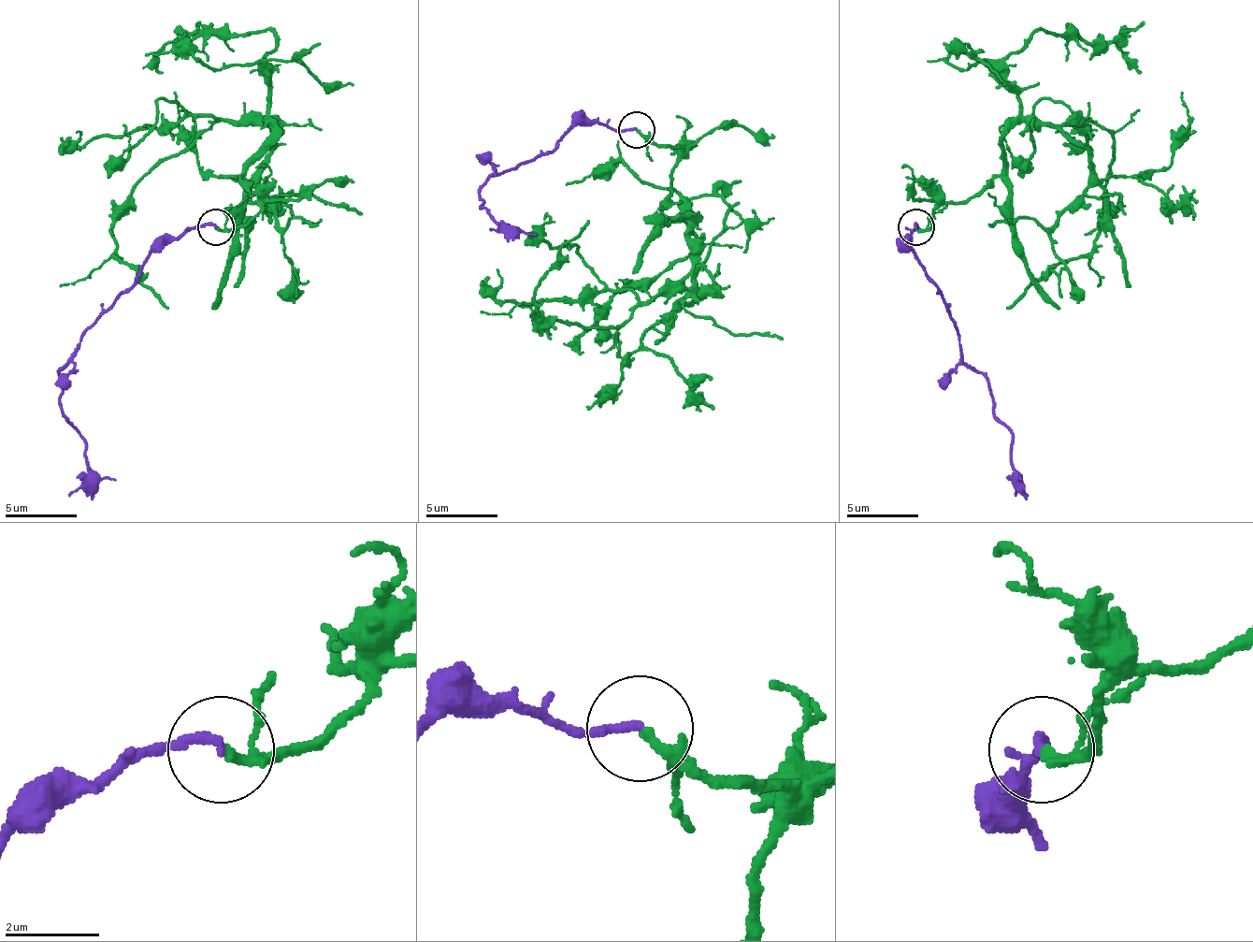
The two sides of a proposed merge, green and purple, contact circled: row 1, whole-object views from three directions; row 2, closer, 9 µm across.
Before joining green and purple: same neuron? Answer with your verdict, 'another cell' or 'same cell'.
same cell

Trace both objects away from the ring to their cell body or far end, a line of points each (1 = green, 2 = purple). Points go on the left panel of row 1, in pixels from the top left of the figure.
1: (216, 226), (260, 208), (241, 176), (270, 125), (212, 122), (133, 190), (115, 259), (169, 310)
2: (216, 226), (191, 226), (155, 252), (61, 370), (61, 414), (86, 443), (86, 486), (93, 500)

